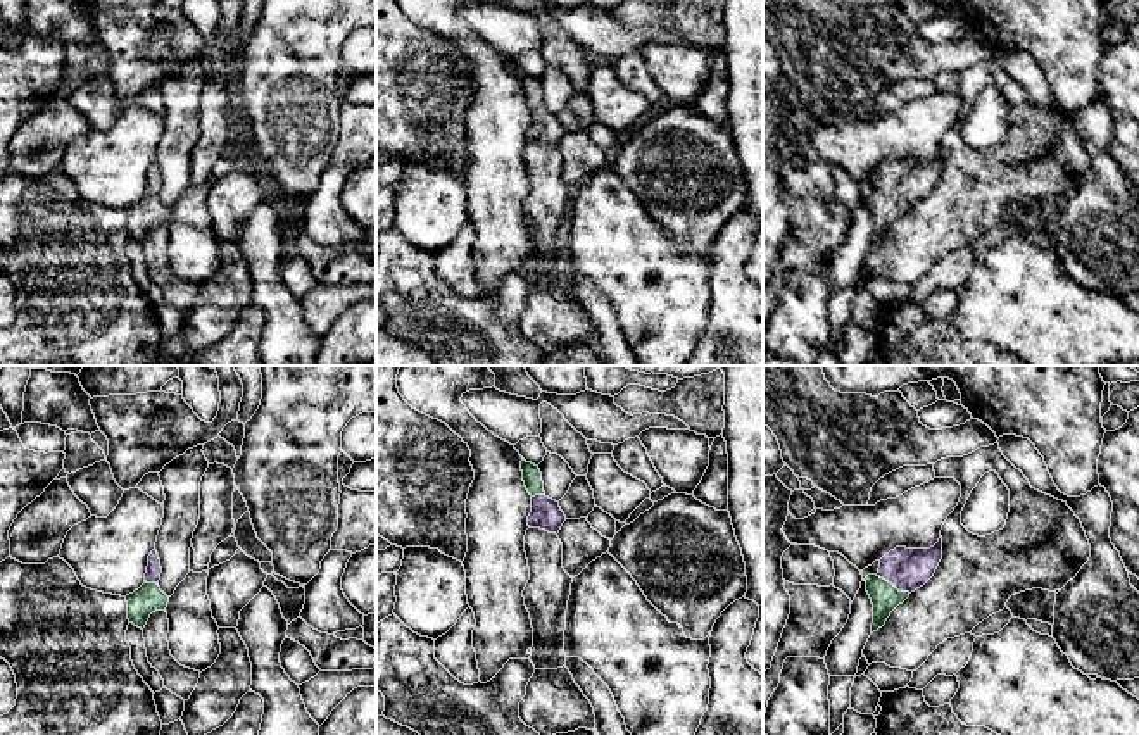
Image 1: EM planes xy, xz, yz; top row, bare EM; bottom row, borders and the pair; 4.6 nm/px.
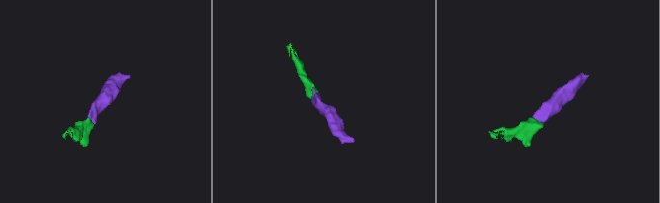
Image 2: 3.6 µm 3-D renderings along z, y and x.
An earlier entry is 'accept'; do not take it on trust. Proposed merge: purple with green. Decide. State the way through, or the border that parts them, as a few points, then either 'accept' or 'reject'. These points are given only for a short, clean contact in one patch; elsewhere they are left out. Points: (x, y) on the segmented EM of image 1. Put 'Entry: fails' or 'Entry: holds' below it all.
runs through yz (908, 570), (893, 584), (886, 597); accept
Entry: holds

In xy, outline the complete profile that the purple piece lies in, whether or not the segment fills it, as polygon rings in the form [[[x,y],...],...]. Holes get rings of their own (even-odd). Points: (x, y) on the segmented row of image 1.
[[[154,549],[148,556],[145,583],[133,594],[126,595],[128,619],[142,630],[145,628],[152,612],[166,611],[167,607],[169,597],[159,587],[160,573],[160,559]]]

